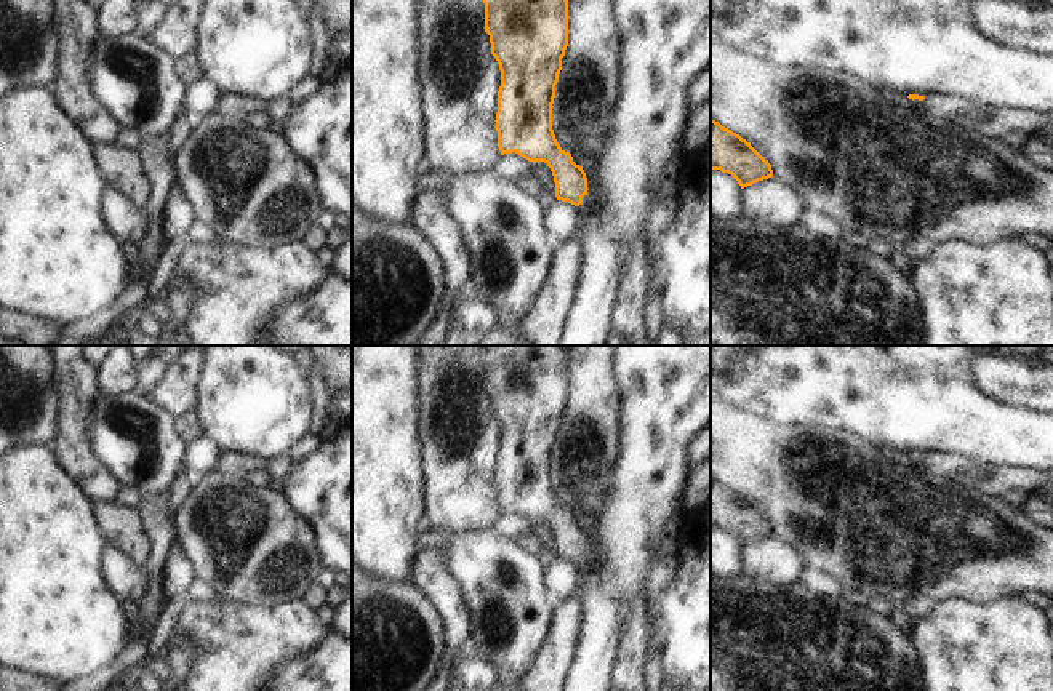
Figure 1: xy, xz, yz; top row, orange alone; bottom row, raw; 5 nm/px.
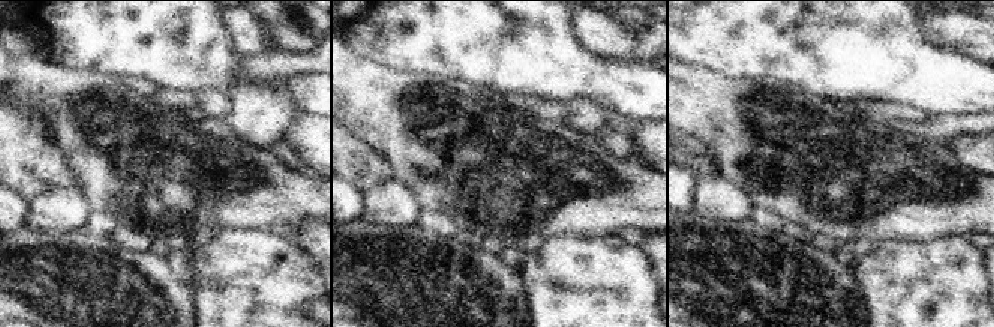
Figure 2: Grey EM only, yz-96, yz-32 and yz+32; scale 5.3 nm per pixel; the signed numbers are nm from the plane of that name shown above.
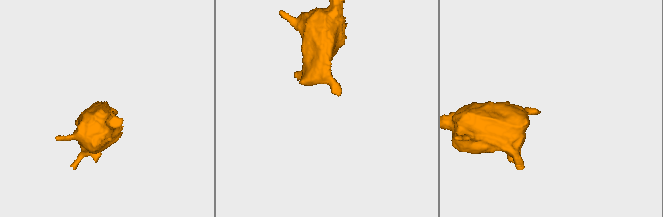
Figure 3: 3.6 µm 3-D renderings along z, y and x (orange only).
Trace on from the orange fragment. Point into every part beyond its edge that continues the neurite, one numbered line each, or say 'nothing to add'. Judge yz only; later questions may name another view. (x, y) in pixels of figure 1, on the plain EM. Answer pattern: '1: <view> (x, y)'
1: yz (941, 464)

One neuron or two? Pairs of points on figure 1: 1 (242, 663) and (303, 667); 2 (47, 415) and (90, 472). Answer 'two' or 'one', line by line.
1: two
2: two

